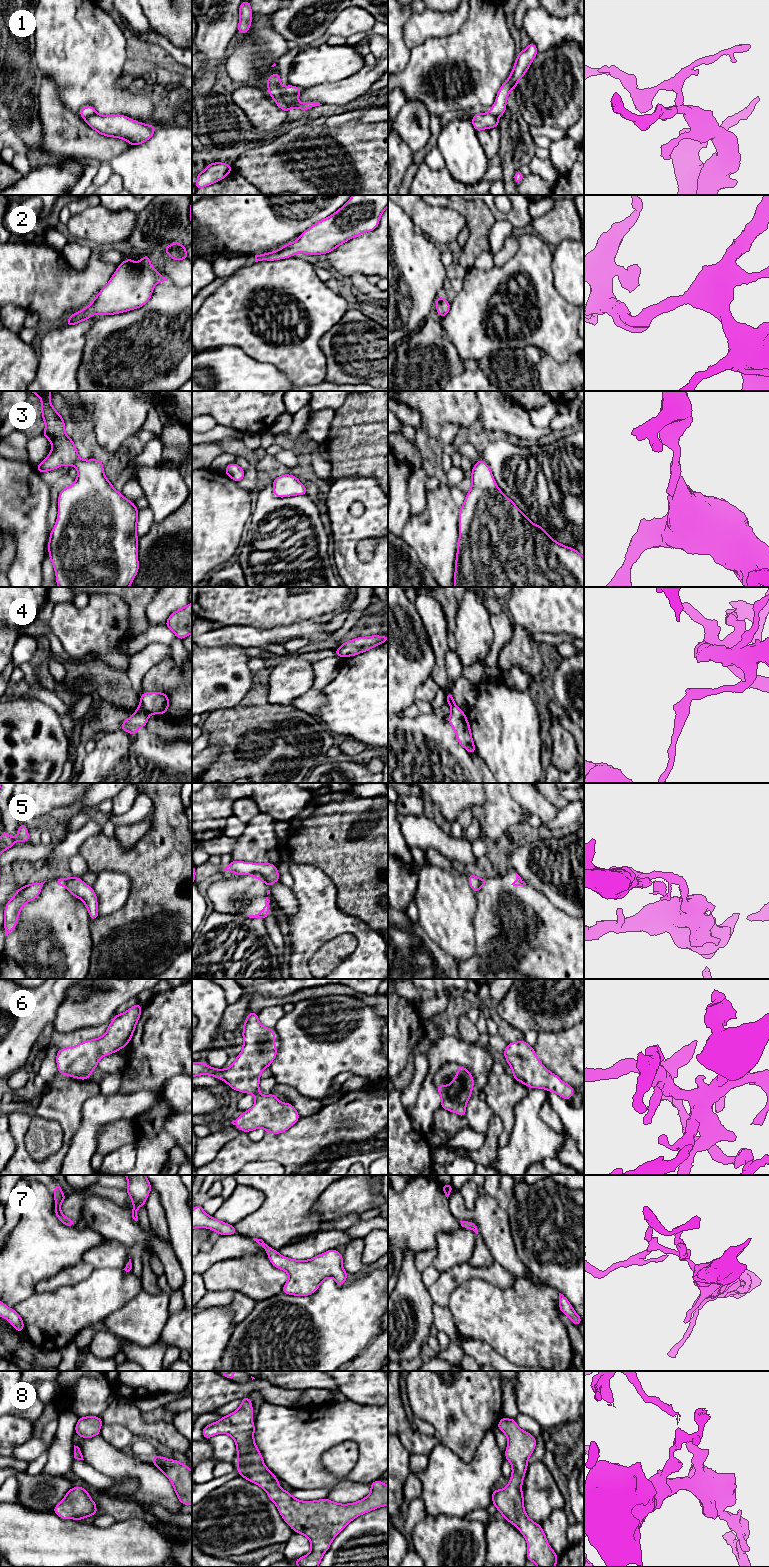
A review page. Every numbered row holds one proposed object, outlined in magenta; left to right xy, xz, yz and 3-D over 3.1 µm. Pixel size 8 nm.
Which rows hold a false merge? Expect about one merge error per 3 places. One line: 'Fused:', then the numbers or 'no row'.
Fused: 1, 4, 5

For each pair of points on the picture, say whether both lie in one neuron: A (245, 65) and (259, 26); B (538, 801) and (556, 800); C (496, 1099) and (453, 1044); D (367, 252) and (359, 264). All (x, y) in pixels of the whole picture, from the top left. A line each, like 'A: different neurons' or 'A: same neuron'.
A: same neuron
B: different neurons
C: different neurons
D: same neuron

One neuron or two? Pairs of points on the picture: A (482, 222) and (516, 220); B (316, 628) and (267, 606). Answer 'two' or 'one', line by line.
A: two
B: two

